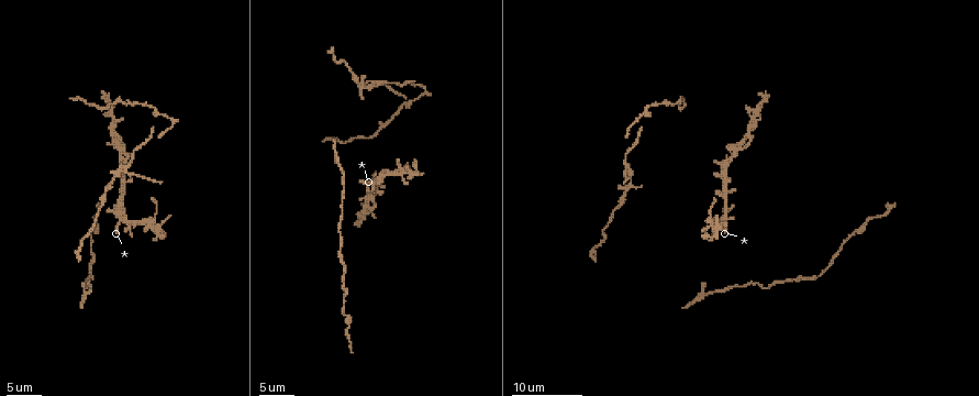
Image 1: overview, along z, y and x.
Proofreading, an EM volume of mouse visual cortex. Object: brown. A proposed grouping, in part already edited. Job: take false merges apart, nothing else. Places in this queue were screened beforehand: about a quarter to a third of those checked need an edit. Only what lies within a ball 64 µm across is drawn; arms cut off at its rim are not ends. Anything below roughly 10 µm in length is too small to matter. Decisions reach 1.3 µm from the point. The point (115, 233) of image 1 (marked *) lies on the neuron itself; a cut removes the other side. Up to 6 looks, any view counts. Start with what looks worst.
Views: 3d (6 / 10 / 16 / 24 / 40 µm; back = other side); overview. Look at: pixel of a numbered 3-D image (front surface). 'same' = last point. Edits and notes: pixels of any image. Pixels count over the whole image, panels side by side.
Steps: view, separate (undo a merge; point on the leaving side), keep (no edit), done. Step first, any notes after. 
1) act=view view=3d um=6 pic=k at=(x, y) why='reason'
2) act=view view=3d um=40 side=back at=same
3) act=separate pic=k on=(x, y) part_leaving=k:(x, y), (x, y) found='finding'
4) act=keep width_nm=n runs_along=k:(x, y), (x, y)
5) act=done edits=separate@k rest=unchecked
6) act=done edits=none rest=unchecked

act=view view=3d um=24 pic=1 at=(125, 218) why='arms run side by side'

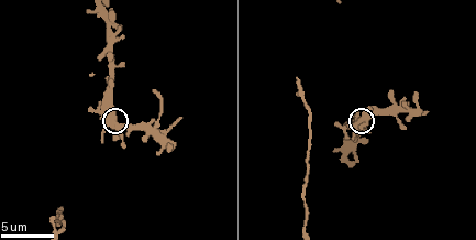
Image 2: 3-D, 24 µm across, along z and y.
act=view view=3d um=10 pic=2 at=(114, 125)

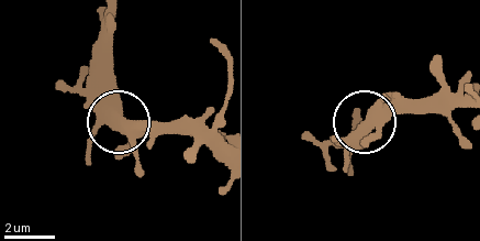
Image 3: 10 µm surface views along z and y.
act=keep width_nm=420 runs_along=3:(86, 164), (87, 141), (104, 124), (178, 122) found='one neuron here'

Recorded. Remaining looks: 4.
act=view view=3d um=10 pic=2 at=(109, 12) why='four or more arms meet'

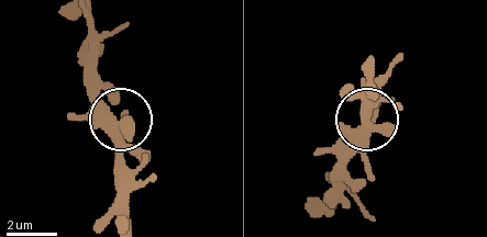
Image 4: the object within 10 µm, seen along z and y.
act=keep width_nm=420 found='all the same neuron'

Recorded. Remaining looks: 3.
act=view view=3d um=10 pic=2 at=(109, 56)

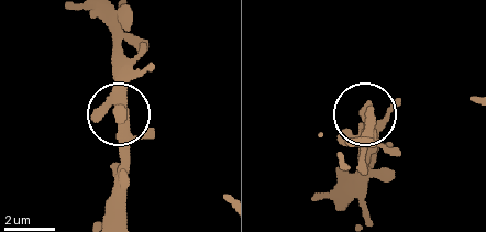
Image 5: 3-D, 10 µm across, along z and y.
act=view view=3d um=10 side=back pic=5 at=(119, 114) why='from behind'

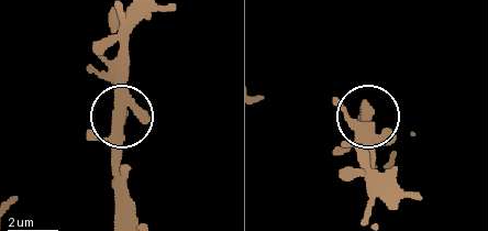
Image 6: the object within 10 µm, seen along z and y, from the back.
act=keep width_nm=470 found='continuous, no second neuron'

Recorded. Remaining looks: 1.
act=done edits=none rest=unchecked

